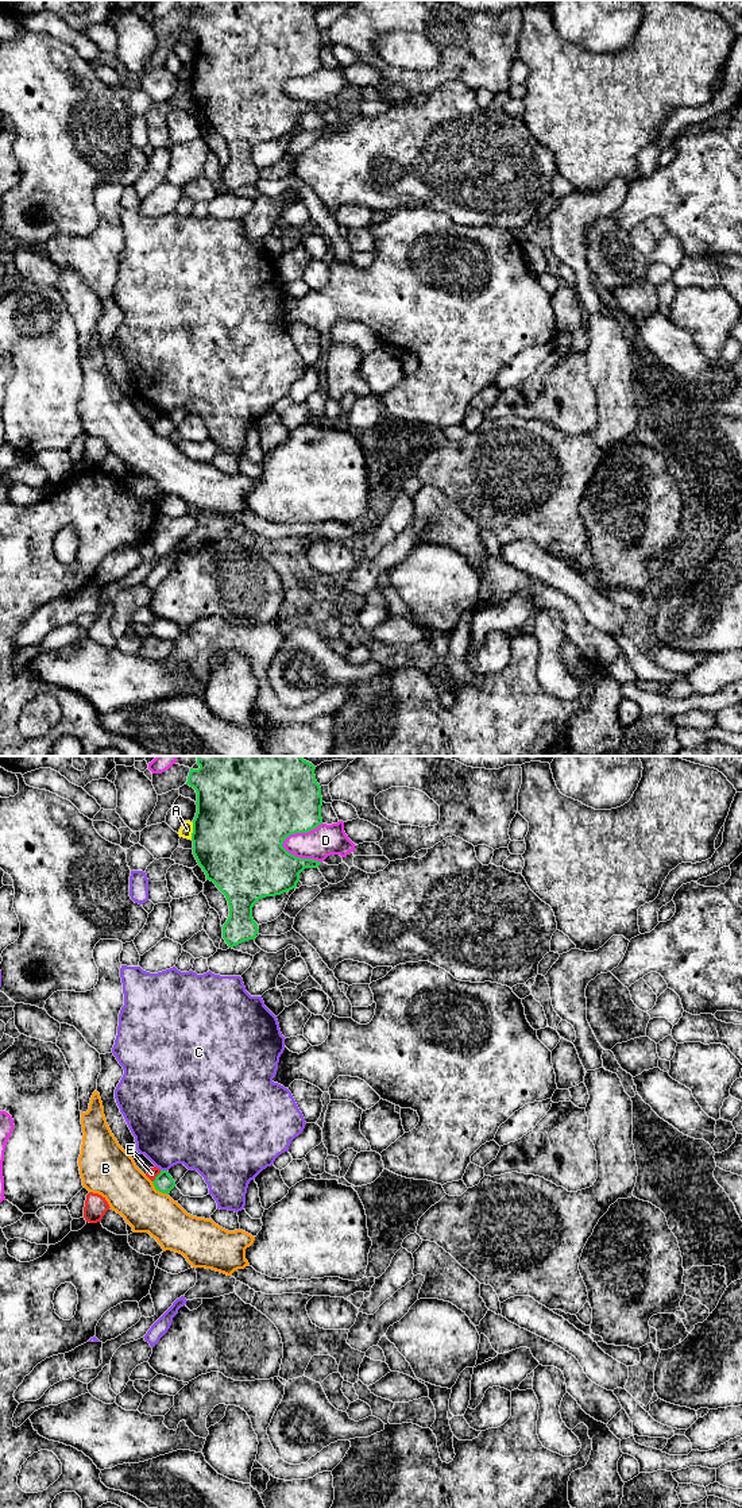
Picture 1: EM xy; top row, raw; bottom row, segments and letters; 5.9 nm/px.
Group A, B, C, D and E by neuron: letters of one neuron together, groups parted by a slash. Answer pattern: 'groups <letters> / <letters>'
groups A / B / C / D / E

